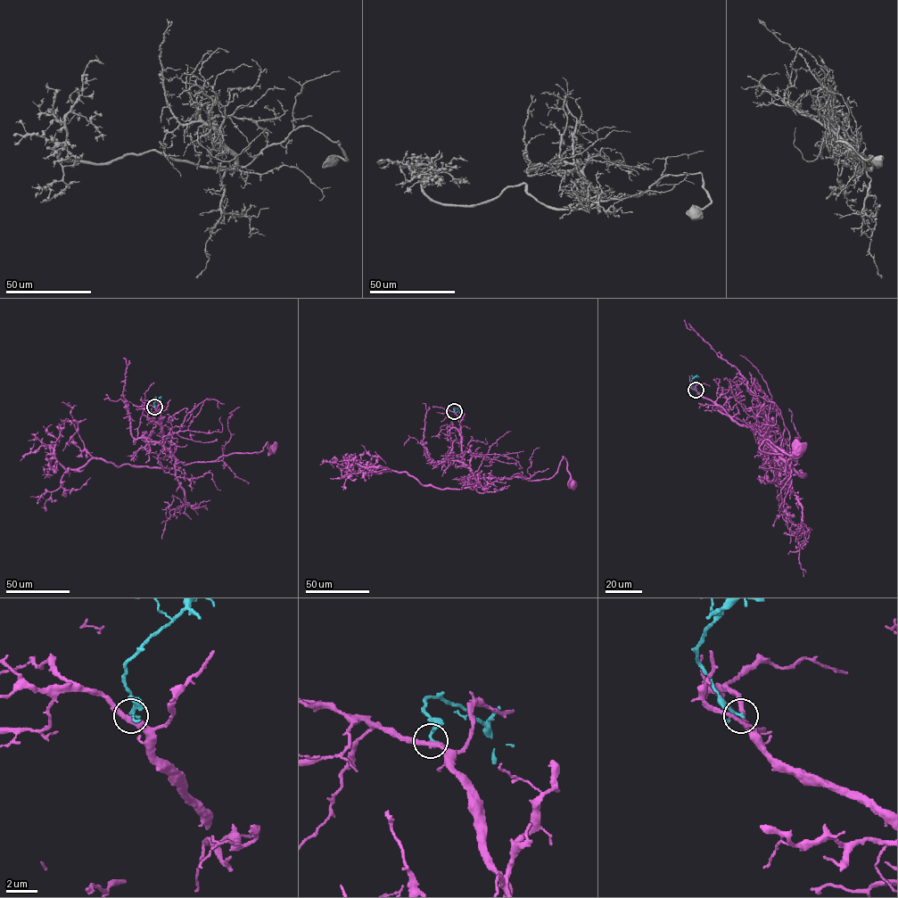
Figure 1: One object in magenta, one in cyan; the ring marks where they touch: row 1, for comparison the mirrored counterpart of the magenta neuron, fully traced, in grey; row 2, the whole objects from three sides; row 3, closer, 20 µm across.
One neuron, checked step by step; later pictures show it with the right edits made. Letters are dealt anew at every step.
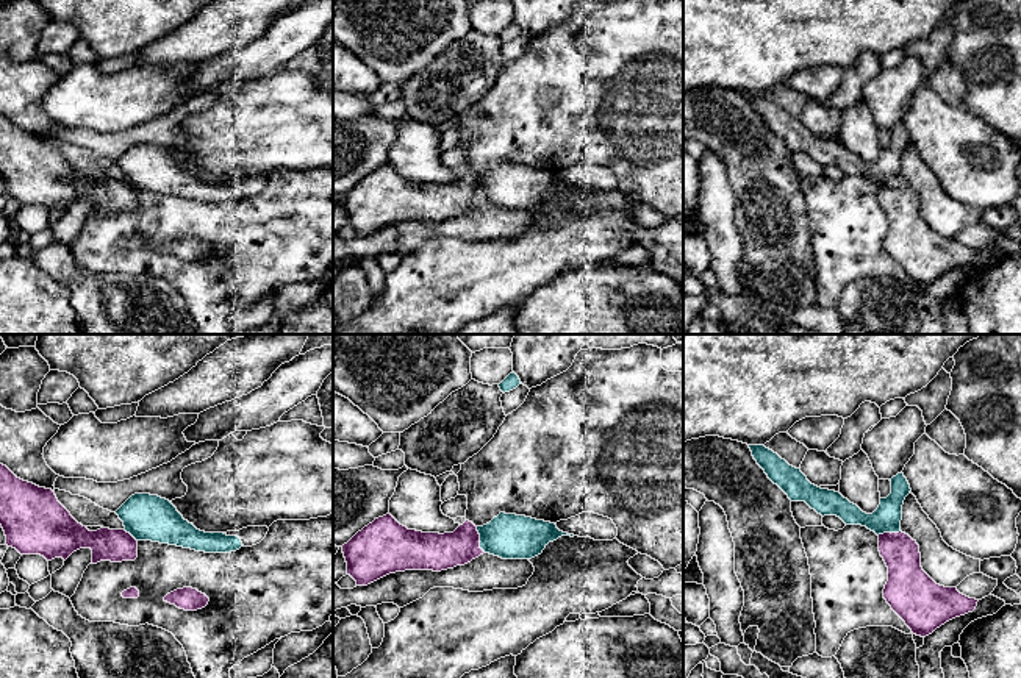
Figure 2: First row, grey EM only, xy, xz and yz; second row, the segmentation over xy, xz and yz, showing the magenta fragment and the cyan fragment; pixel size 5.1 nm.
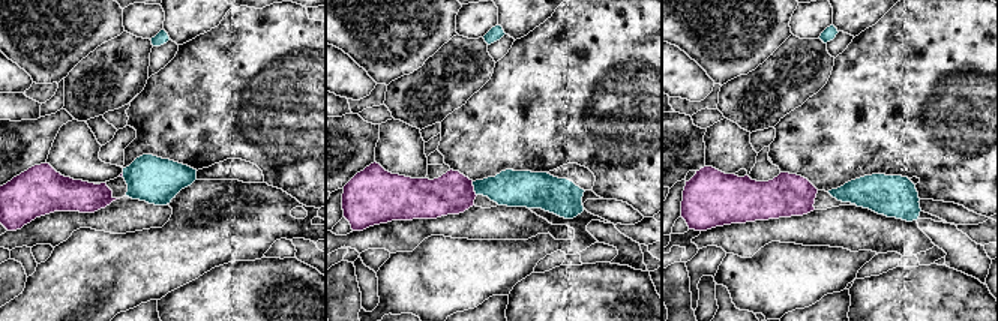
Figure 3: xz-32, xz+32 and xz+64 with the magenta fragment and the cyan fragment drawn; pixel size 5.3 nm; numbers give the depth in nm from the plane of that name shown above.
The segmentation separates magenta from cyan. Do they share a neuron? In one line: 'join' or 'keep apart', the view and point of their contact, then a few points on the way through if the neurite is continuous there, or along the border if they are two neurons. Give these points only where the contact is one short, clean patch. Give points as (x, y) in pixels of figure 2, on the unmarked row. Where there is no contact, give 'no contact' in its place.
keep apart; meets magenta in xz at (479, 189); border along xz (476, 177), (480, 186), (480, 197), (485, 202)

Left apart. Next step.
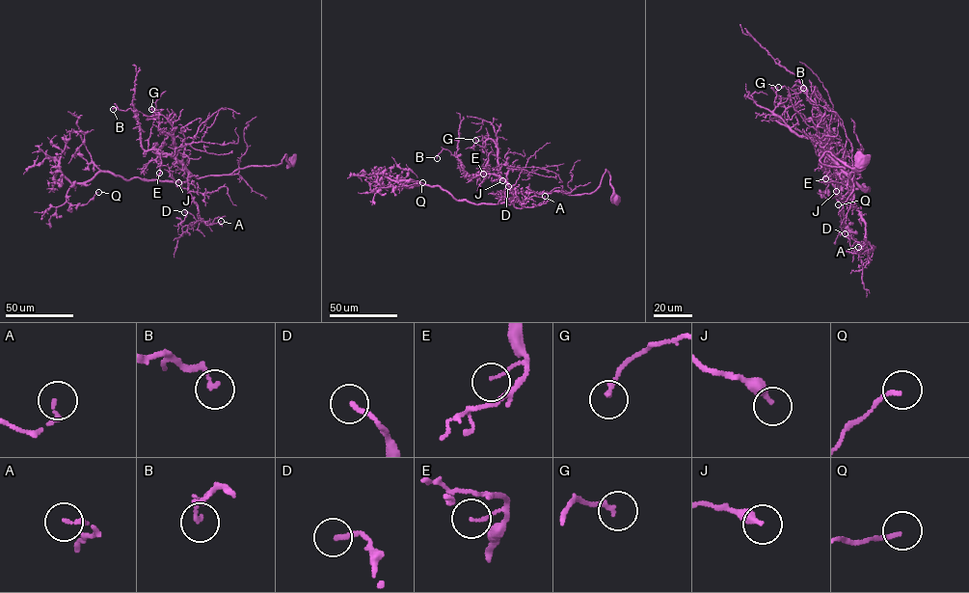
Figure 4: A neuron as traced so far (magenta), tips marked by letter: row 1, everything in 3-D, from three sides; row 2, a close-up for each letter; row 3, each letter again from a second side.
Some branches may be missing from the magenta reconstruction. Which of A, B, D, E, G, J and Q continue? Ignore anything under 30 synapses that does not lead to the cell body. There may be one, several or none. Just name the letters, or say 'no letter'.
no letter

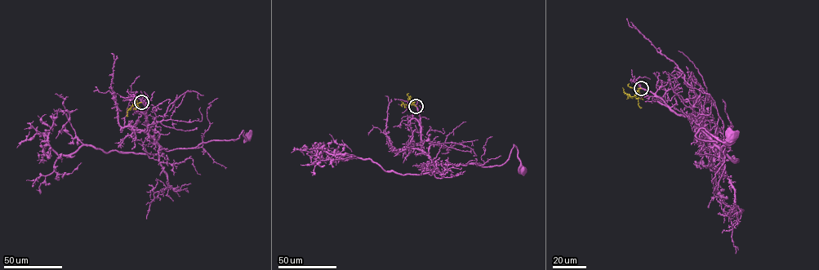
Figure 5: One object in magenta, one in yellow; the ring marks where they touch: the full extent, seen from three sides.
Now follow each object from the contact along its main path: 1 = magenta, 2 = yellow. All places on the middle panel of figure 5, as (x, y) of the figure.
1: (416, 106), (420, 117), (422, 149), (437, 164), (501, 165), (508, 158), (514, 144), (523, 169)
2: (416, 106), (402, 104), (402, 107)

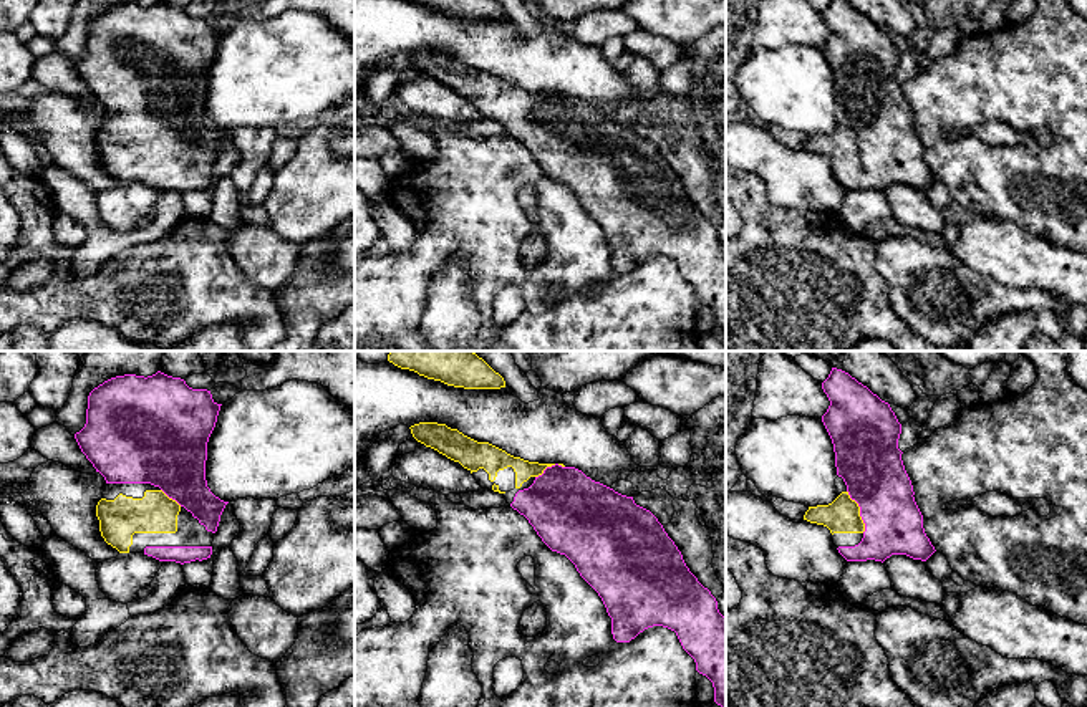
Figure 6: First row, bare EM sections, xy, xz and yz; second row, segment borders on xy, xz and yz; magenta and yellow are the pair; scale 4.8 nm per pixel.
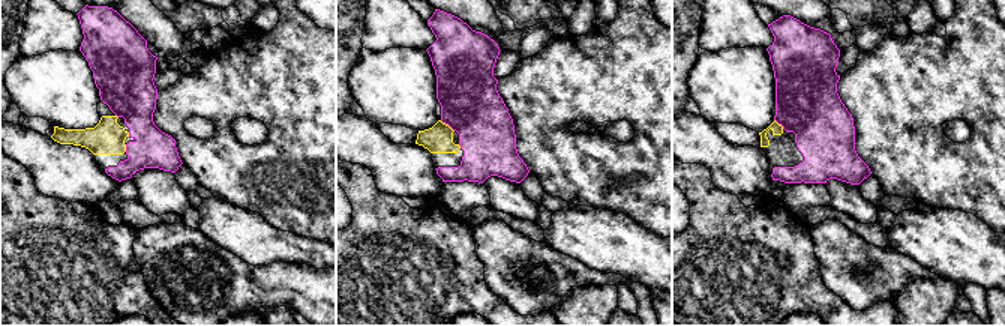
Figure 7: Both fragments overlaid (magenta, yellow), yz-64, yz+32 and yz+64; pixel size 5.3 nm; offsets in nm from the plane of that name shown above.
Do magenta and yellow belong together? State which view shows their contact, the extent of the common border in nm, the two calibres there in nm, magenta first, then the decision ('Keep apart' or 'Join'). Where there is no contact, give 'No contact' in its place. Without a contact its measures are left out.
Touches magenta in yz. Shared border 220 nm. Thickness 300 nm (magenta) against 170 nm. Join

